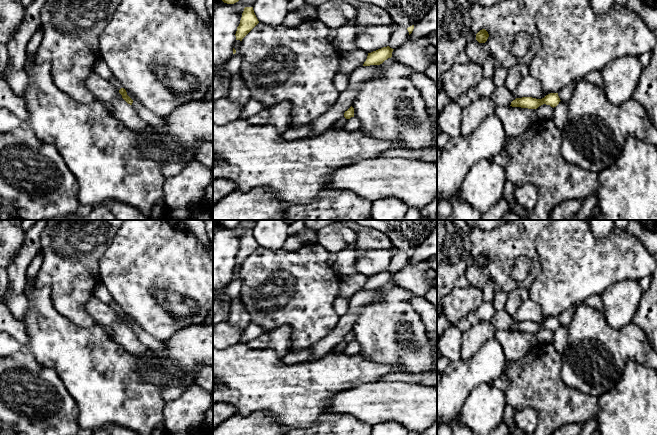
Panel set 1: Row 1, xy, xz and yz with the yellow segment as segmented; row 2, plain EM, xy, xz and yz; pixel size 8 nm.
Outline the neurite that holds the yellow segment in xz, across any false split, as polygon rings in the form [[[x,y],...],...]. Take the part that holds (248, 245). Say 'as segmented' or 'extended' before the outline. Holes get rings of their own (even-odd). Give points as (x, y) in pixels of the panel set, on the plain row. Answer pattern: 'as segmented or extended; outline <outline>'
as segmented; outline [[[245,231],[236,255],[236,264],[242,263],[259,247],[253,231]]]

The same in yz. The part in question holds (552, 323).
as segmented; outline [[[550,317],[542,323],[536,323],[532,321],[516,322],[511,326],[510,330],[528,332],[528,333],[537,333],[539,330],[546,328],[554,332],[559,328],[560,325],[561,324],[558,320],[558,317]]]

